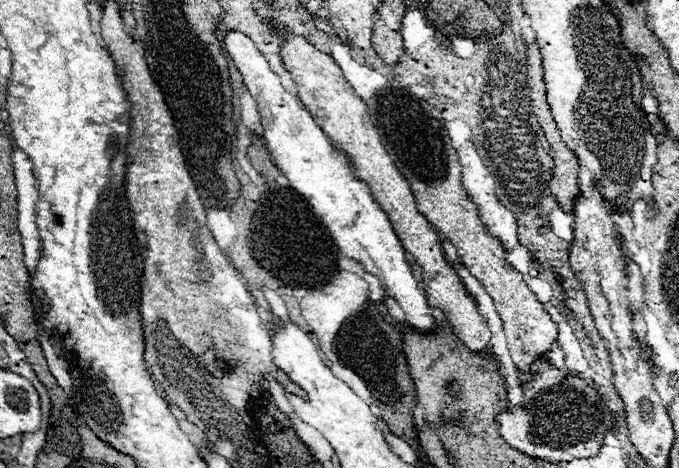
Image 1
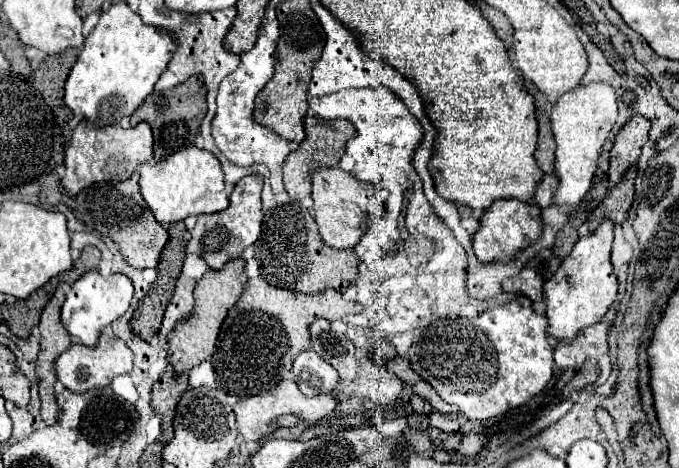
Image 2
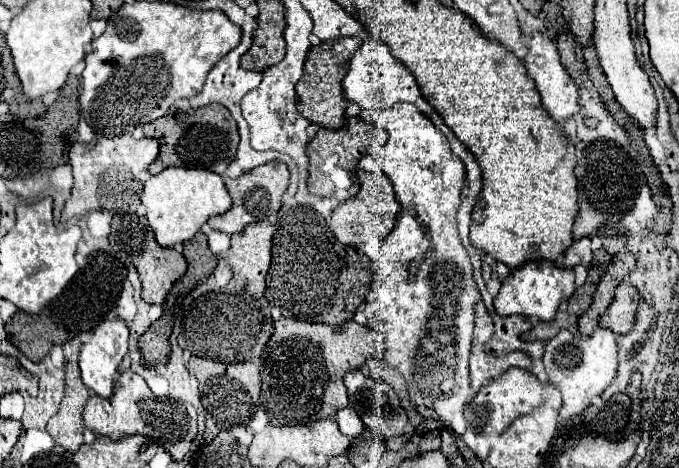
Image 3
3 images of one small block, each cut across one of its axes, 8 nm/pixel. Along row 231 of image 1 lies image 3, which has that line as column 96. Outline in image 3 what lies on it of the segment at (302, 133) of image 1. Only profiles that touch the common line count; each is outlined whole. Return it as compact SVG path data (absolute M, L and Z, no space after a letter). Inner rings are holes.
M112 318L112 320L104 320L100 322L94 332L92 332L92 338L90 342L82 344L80 348L80 372L82 372L82 380L84 384L96 392L98 396L110 396L112 394L112 386L114 386L114 374L118 370L118 364L122 362L126 350L128 350L128 326L124 320L120 318Z

